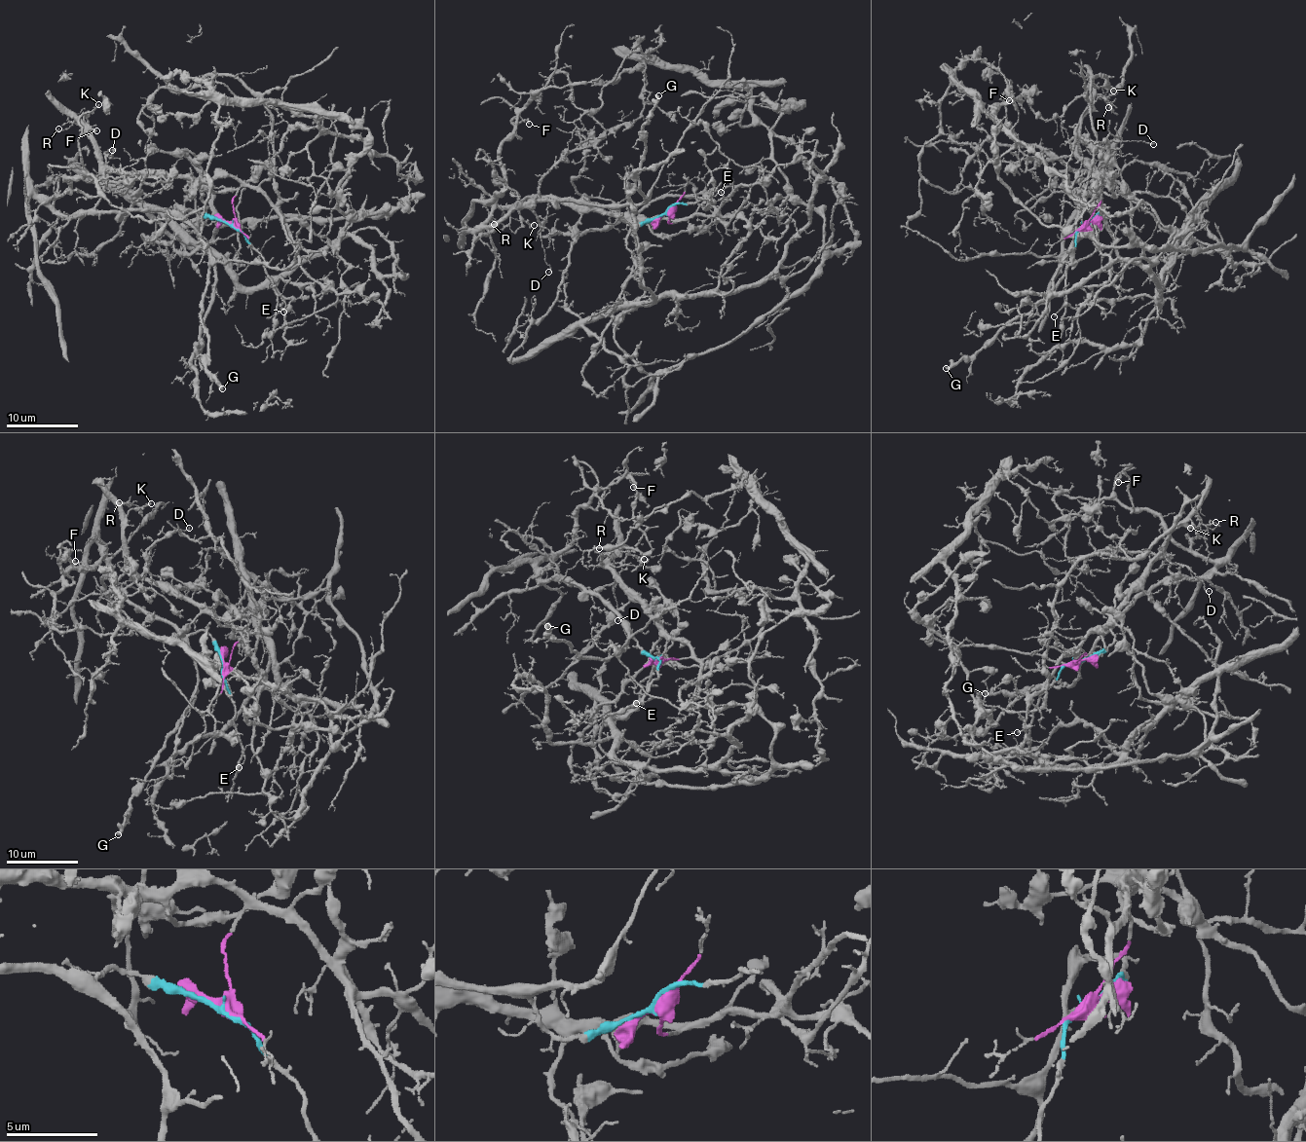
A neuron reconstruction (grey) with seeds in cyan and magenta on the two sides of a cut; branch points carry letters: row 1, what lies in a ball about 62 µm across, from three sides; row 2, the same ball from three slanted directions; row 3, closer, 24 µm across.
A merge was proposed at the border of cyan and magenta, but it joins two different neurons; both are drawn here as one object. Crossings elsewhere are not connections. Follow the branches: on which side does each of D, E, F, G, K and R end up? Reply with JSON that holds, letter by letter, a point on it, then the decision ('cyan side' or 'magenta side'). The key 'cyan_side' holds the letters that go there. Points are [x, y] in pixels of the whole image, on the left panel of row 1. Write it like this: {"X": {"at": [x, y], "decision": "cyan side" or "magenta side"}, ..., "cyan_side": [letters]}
{"D": {"at": [112, 150], "decision": "cyan side"}, "E": {"at": [283, 312], "decision": "cyan side"}, "F": {"at": [96, 130], "decision": "cyan side"}, "G": {"at": [222, 388], "decision": "cyan side"}, "K": {"at": [98, 104], "decision": "magenta side"}, "R": {"at": [58, 128], "decision": "magenta side"}, "cyan_side": ["D", "E", "F", "G"]}

